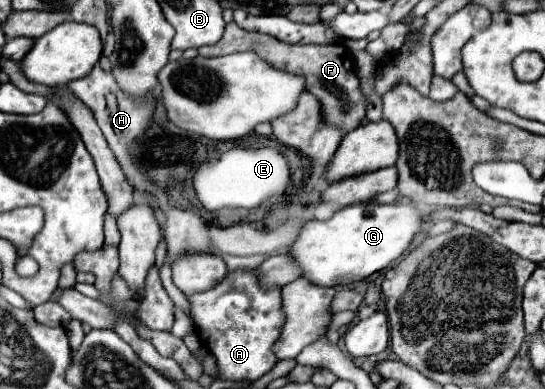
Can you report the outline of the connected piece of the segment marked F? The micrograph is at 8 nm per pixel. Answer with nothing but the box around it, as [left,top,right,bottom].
[199,22,365,132]

